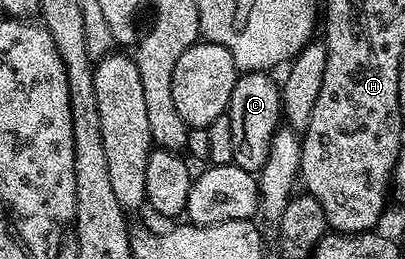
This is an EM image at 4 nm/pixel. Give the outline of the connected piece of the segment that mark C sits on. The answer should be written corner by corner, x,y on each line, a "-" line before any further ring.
266,72
239,73
232,88
228,117
232,124
233,165
257,175
268,160
274,133
280,128
282,117
282,91
277,81
270,79

